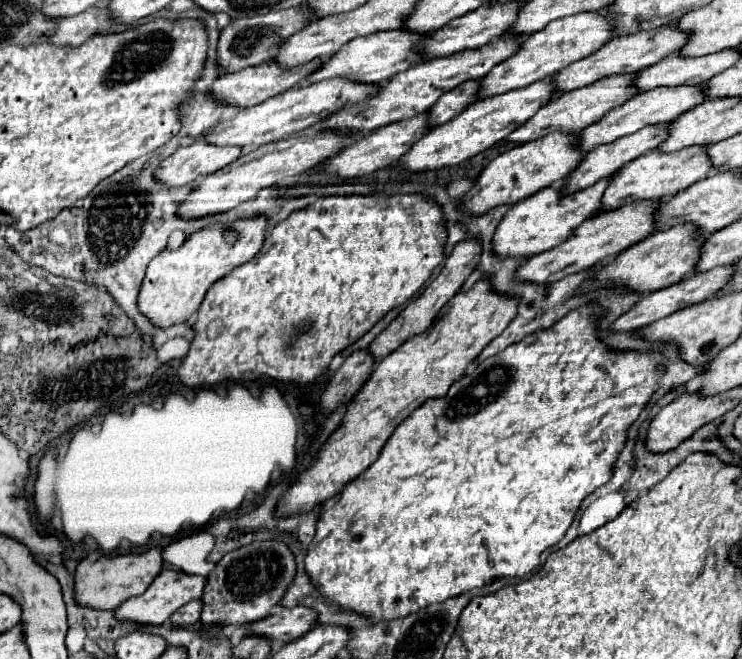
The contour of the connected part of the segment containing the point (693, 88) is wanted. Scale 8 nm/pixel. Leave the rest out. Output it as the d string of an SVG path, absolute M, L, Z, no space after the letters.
M676 85L676 87L658 87L658 89L650 89L644 93L638 93L636 97L632 97L630 101L626 101L624 105L620 105L618 109L606 113L596 125L590 125L588 129L582 131L582 151L590 151L596 145L604 145L610 143L622 135L634 133L638 129L642 129L644 125L650 123L666 123L672 121L676 117L680 117L682 113L694 109L696 105L704 103L708 99L706 95L706 87L704 85Z

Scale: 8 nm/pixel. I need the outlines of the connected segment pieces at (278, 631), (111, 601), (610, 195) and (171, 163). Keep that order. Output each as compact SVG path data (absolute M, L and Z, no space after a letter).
M278 607L274 613L270 613L270 617L256 621L248 633L264 635L276 643L290 643L306 635L316 621L318 613L310 607Z
M162 547L148 549L142 555L128 553L116 557L110 557L102 551L94 551L88 557L84 557L76 567L76 575L74 575L76 601L80 605L90 605L96 609L116 609L128 597L144 593L146 587L154 581L154 577L162 571L162 567L164 567Z
M690 145L680 151L664 153L664 151L650 151L646 155L640 155L632 163L624 165L614 181L610 181L606 193L604 193L604 209L616 209L618 205L640 201L640 199L660 199L660 197L672 197L678 191L690 187L696 181L702 181L706 175L712 173L712 161L708 157L708 145Z
M200 135L198 139L194 139L192 145L180 147L174 155L158 165L154 175L170 187L180 187L192 183L198 175L214 173L230 165L238 159L238 155L242 155L242 147L220 147L208 143L206 139L208 137Z

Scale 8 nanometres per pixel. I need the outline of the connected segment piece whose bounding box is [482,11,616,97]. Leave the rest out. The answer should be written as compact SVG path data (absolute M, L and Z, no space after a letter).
M584 11L584 13L576 13L570 17L552 21L544 29L528 35L528 39L522 43L522 47L516 55L502 61L500 65L496 65L482 79L482 97L490 97L490 95L506 93L510 89L526 87L534 81L540 81L542 77L552 77L554 73L558 73L560 69L564 69L566 65L570 65L574 61L588 57L590 53L598 51L598 47L602 47L612 37L610 33L614 33L614 21L616 21L616 17L610 13L604 13L604 11Z

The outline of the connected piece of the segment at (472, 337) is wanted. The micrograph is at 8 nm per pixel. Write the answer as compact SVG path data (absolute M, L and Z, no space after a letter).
M482 277L466 293L456 293L424 333L406 339L398 349L380 359L358 397L350 403L342 427L328 439L312 467L308 467L294 487L284 493L278 505L278 515L302 513L318 503L326 503L342 491L344 483L368 469L368 465L378 459L394 429L426 399L446 395L450 385L464 375L466 365L506 329L516 317L518 303L518 297L500 295L494 291L492 281Z

